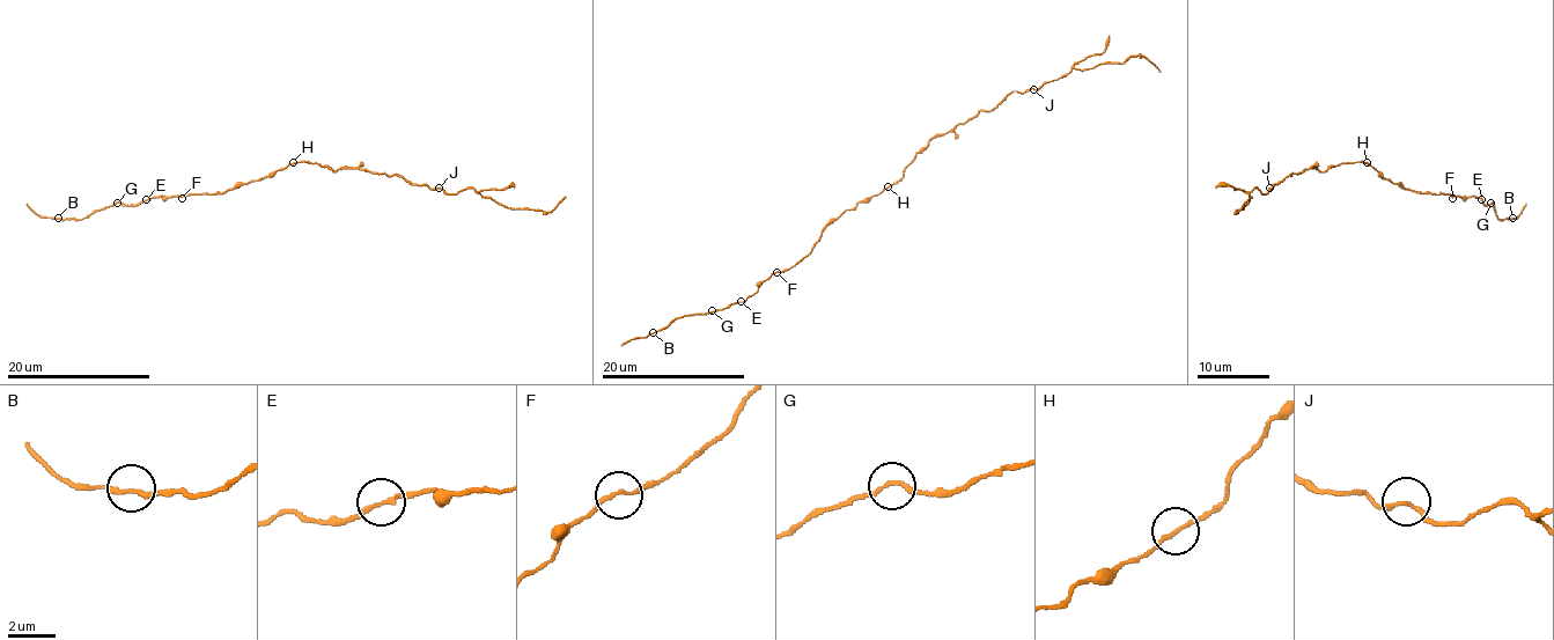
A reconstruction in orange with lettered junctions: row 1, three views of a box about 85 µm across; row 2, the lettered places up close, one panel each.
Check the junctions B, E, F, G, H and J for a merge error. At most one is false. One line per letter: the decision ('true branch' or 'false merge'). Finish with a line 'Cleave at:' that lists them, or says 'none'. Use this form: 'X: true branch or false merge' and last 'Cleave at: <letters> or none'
B: true branch
E: true branch
F: true branch
G: true branch
H: true branch
J: false merge
Cleave at: J

